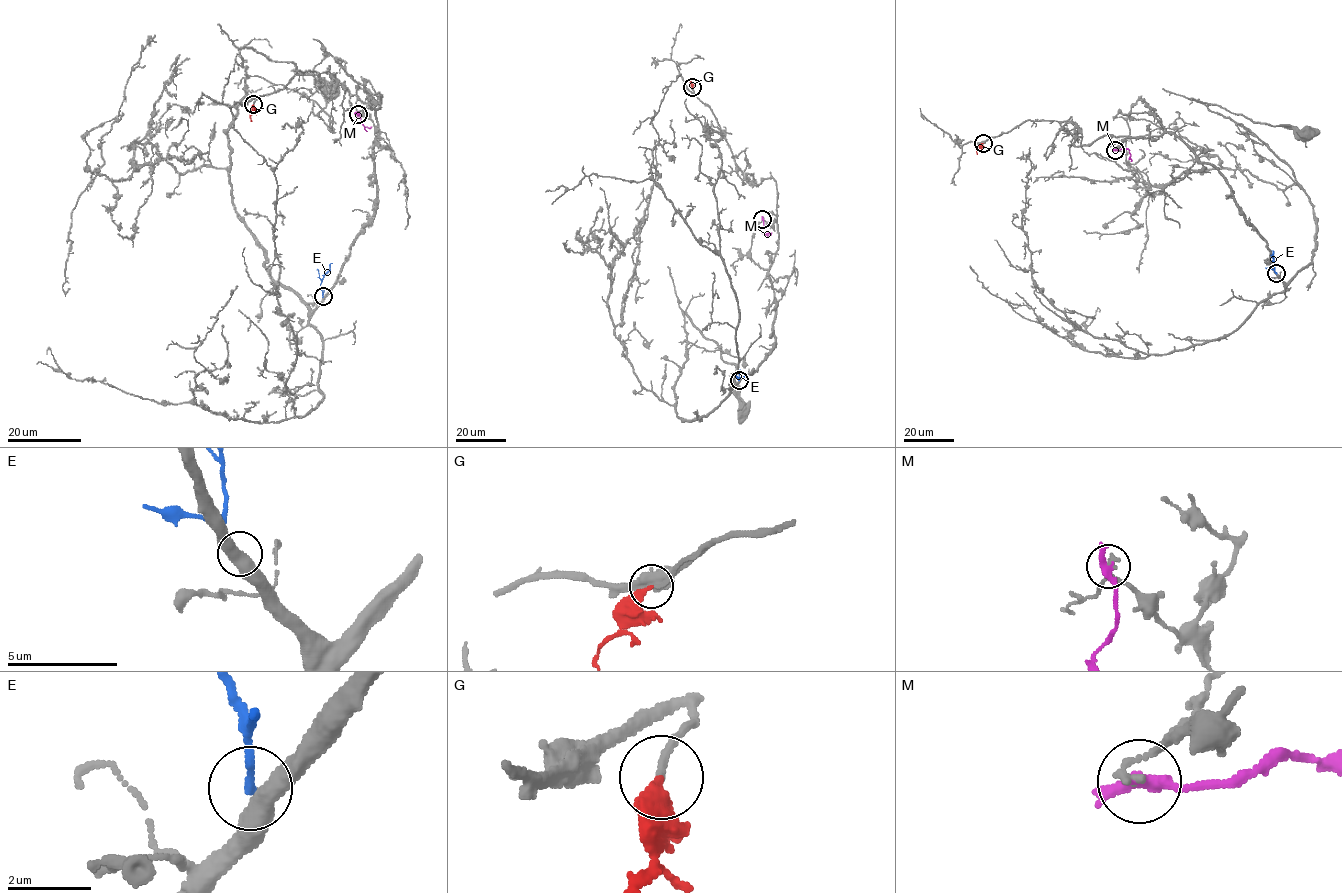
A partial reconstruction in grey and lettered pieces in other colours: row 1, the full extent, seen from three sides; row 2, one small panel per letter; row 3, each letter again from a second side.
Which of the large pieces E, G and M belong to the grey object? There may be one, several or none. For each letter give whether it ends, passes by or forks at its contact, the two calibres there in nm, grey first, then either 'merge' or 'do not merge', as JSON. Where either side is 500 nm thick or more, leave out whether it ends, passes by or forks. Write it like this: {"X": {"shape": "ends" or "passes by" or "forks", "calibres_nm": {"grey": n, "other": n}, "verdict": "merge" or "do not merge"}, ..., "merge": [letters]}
{"E": {"calibres_nm": {"grey": 500, "other": 200}, "verdict": "do not merge"}, "G": {"shape": "ends", "calibres_nm": {"grey": 160, "other": 360}, "verdict": "merge"}, "M": {"shape": "ends", "calibres_nm": {"grey": 200, "other": 440}, "verdict": "do not merge"}, "merge": ["G"]}

